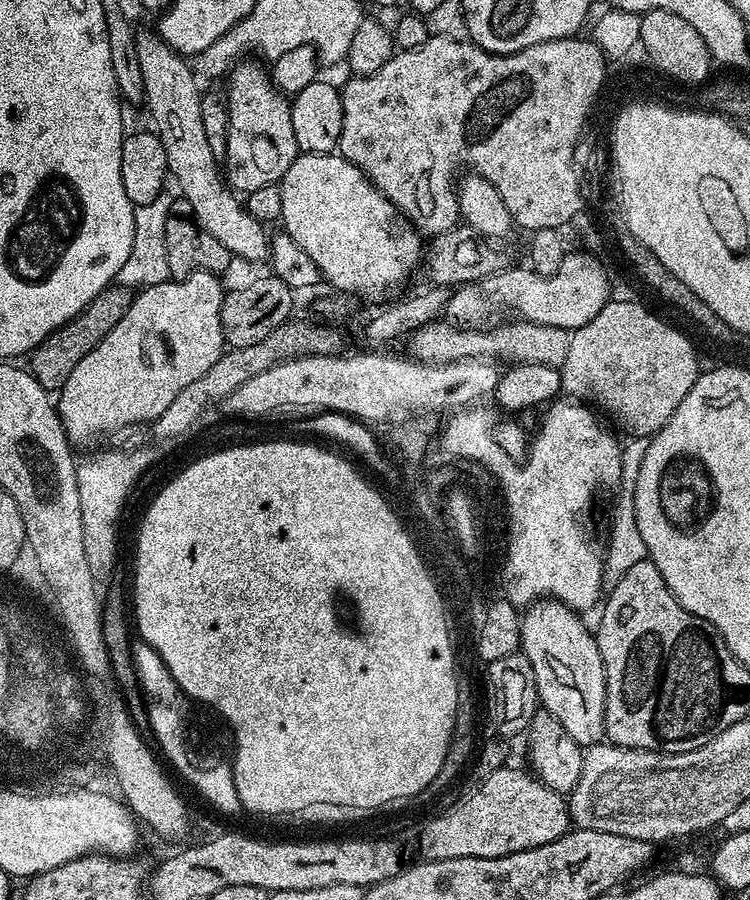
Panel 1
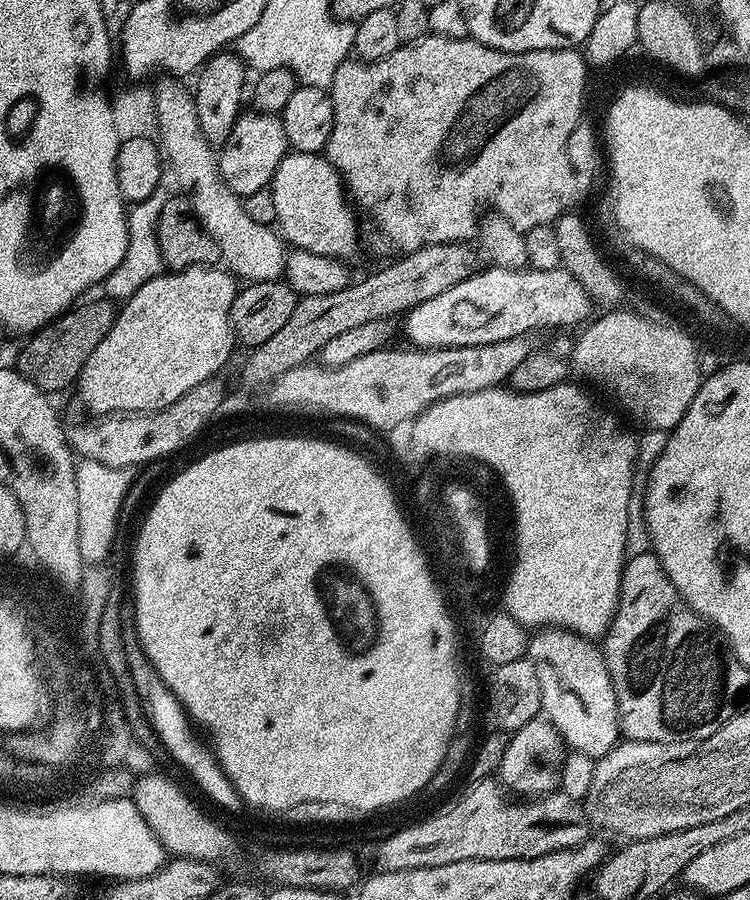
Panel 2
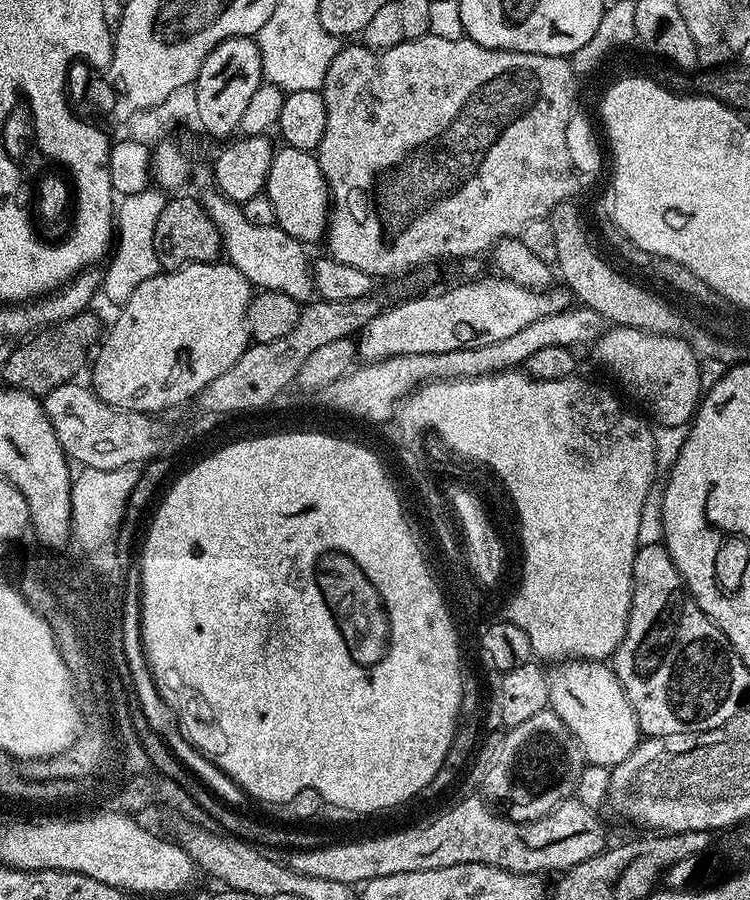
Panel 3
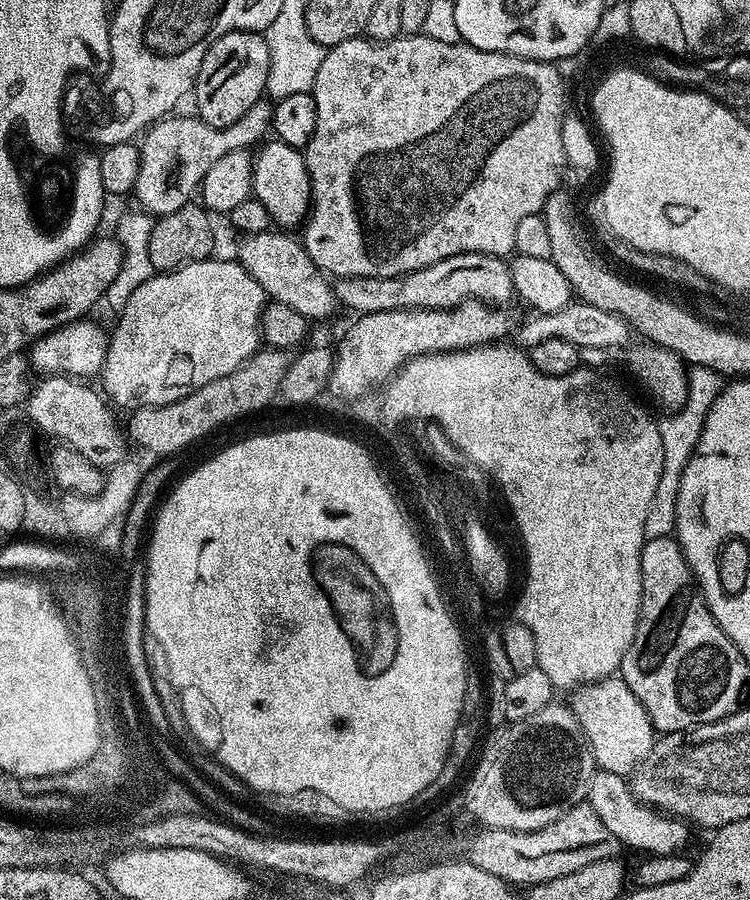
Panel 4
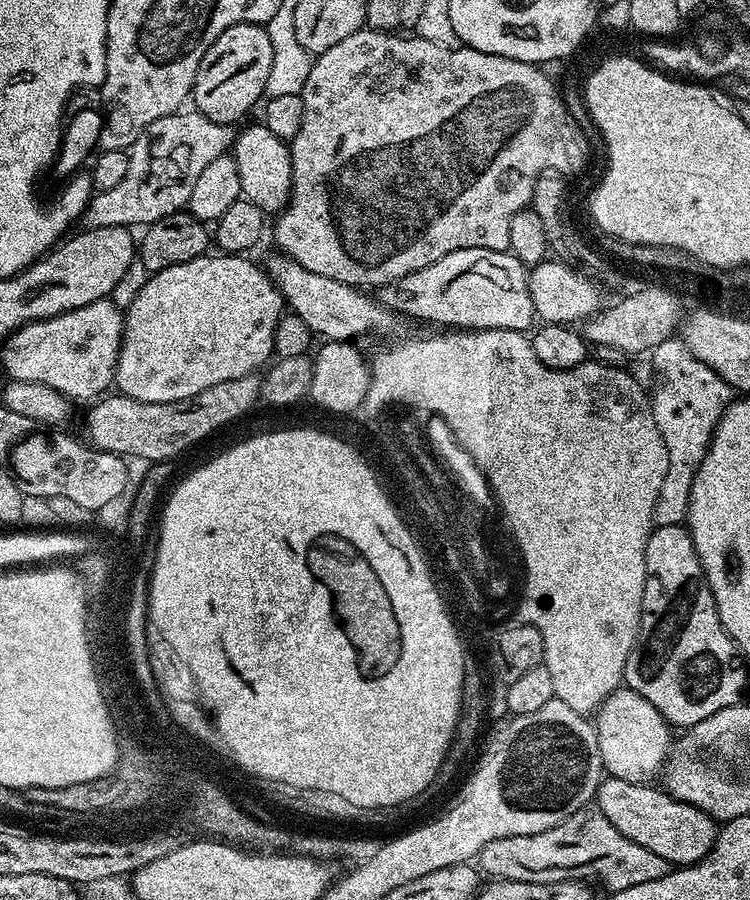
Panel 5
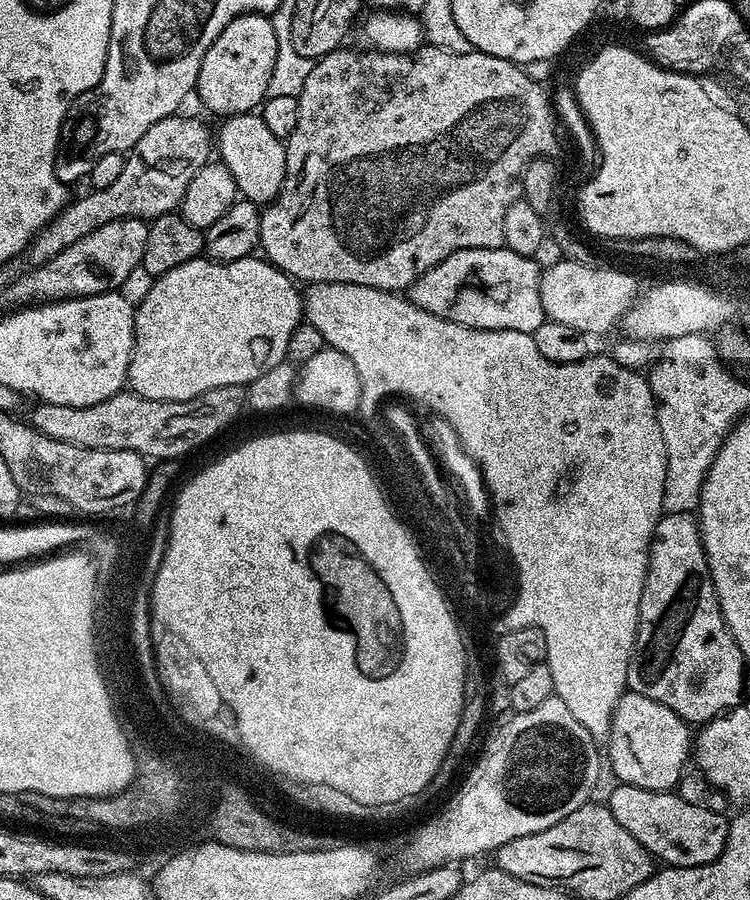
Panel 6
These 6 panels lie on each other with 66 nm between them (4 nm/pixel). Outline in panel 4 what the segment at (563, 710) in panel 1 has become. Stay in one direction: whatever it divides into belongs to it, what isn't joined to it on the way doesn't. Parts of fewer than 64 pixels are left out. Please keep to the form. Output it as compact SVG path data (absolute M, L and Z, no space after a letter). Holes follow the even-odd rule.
M613 674L607 680L597 680L594 684L575 689L571 696L572 713L576 715L576 721L582 726L588 744L592 747L597 769L623 777L635 772L637 766L650 754L658 733L652 727L642 702L634 698L634 690L630 690L630 686L626 686L619 675Z

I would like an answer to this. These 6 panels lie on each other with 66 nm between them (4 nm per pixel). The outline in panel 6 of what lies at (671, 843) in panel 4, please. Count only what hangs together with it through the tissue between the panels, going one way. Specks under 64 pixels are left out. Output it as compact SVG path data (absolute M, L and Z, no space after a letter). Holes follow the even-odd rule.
M617 783L615 787L606 797L606 803L618 826L634 834L638 843L661 865L689 868L709 864L719 858L727 846L730 823L727 815L724 817L712 808L691 804L690 801L676 796L675 791L651 792L622 783Z

